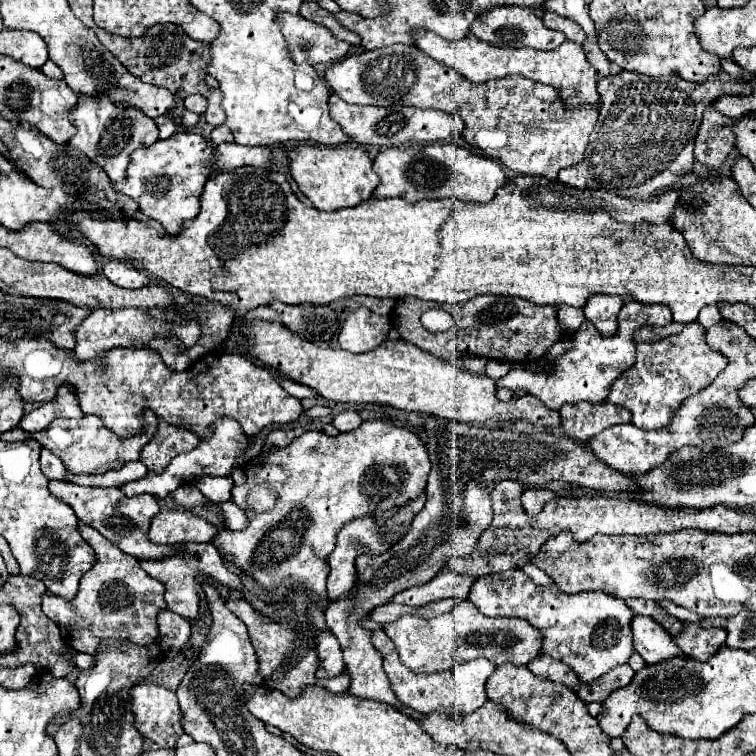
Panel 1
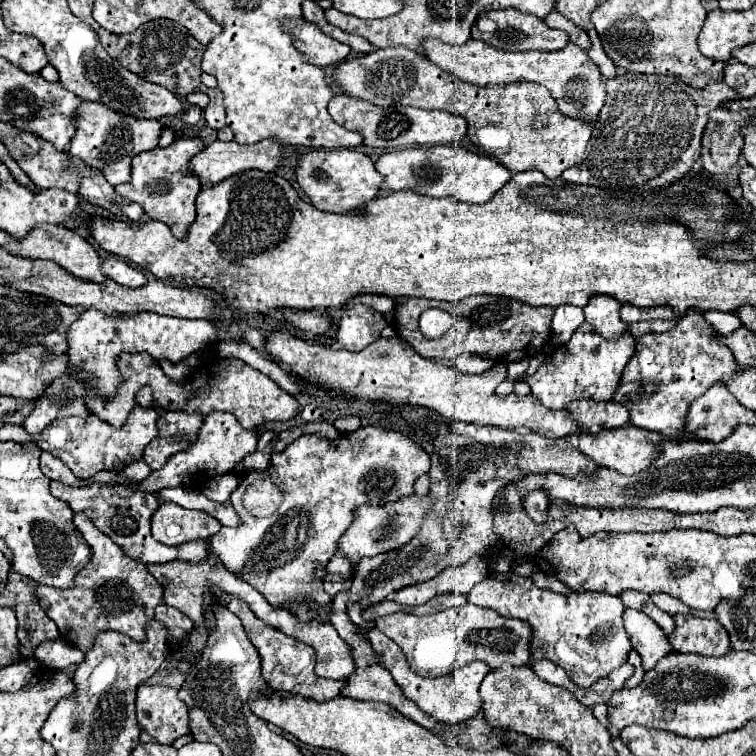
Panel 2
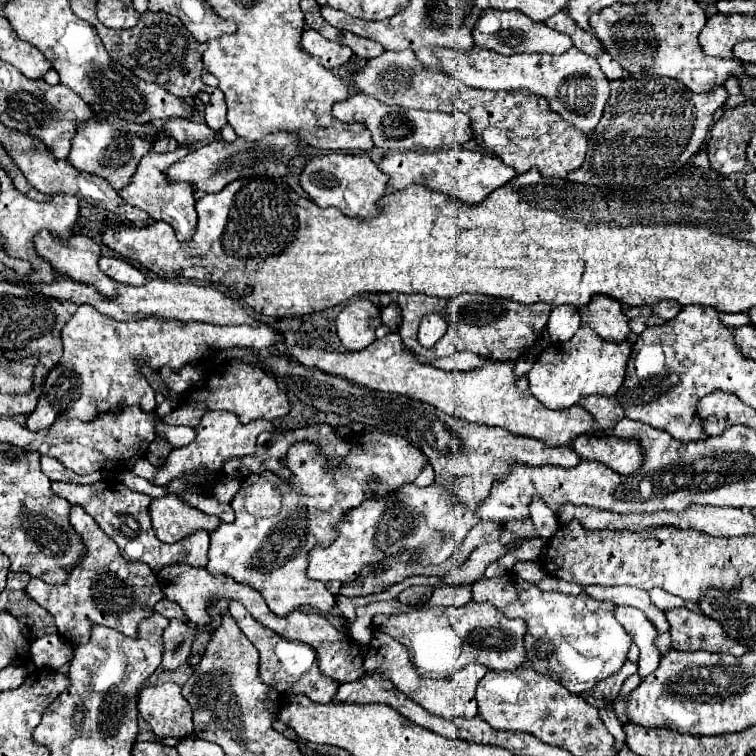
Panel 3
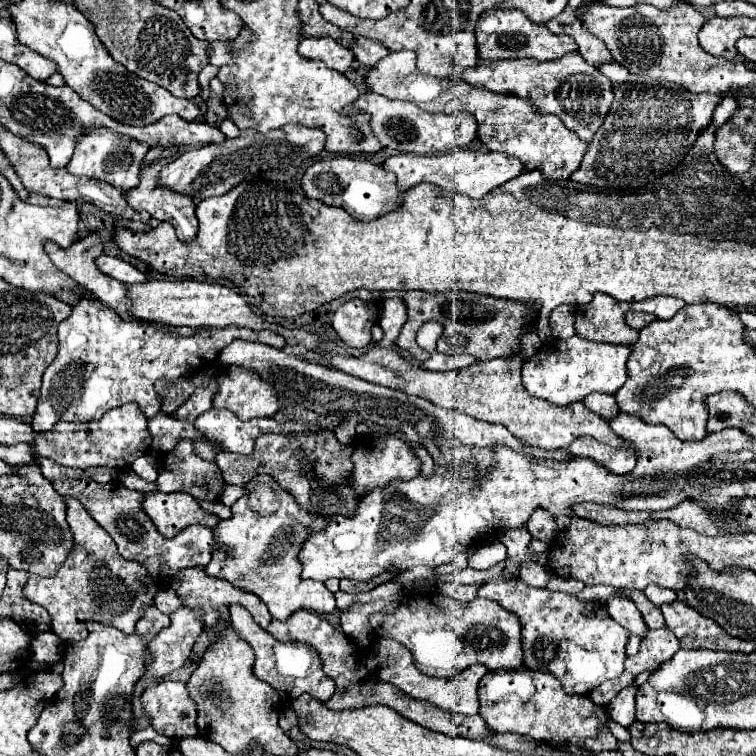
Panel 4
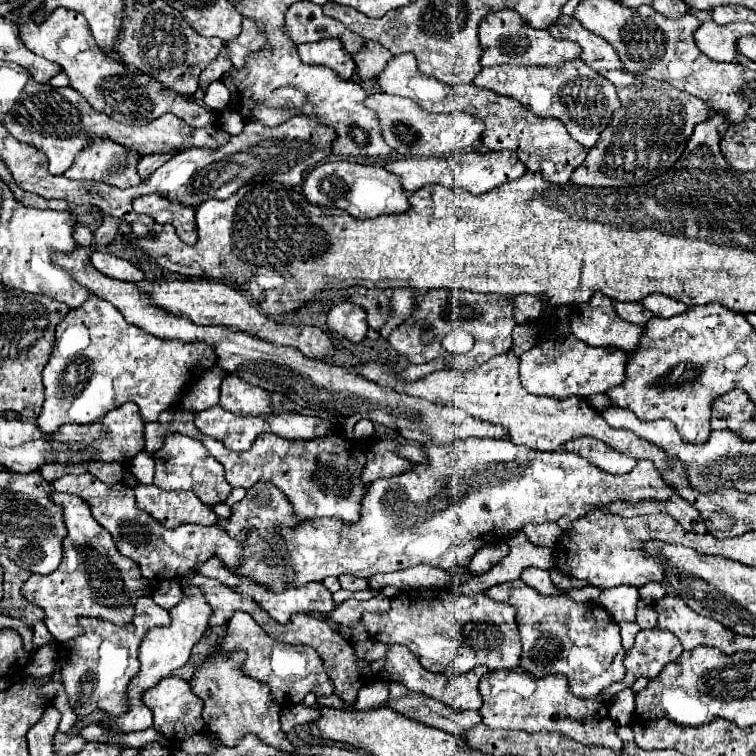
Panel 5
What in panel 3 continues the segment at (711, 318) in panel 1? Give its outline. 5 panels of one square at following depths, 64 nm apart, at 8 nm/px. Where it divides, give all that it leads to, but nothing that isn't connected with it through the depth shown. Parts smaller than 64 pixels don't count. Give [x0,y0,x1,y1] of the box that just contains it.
[720,314,750,328]

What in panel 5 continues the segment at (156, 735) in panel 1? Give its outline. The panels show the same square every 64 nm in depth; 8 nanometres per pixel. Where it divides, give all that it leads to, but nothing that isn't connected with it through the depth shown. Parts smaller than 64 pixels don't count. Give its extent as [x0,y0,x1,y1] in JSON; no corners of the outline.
[142,678,204,740]

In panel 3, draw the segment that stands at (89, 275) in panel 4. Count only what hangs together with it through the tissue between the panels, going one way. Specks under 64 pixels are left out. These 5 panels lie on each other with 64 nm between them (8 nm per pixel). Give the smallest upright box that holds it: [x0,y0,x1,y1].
[34,230,116,298]

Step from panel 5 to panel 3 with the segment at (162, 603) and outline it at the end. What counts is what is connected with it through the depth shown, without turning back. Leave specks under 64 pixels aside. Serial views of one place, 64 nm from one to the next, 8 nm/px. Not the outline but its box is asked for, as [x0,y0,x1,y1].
[156,600,188,622]

